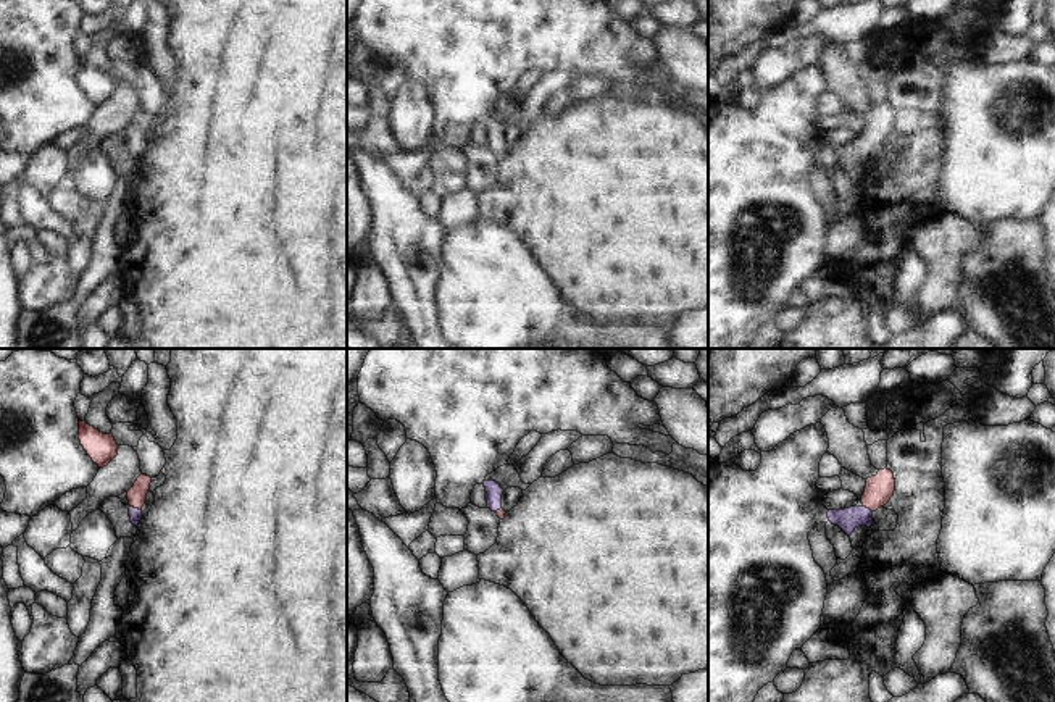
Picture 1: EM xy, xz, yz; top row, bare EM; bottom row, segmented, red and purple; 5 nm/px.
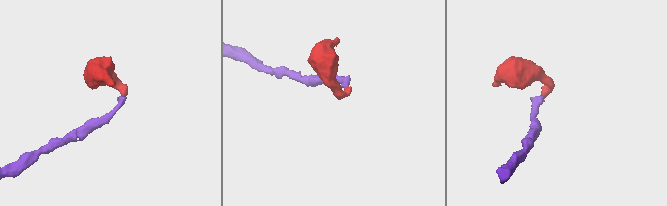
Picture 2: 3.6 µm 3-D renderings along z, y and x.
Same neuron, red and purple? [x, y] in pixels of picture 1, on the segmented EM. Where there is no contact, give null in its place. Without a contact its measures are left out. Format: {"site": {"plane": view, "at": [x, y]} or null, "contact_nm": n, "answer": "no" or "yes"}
{"site": {"plane": "xy", "at": [136, 507]}, "contact_nm": 60, "answer": "yes"}

